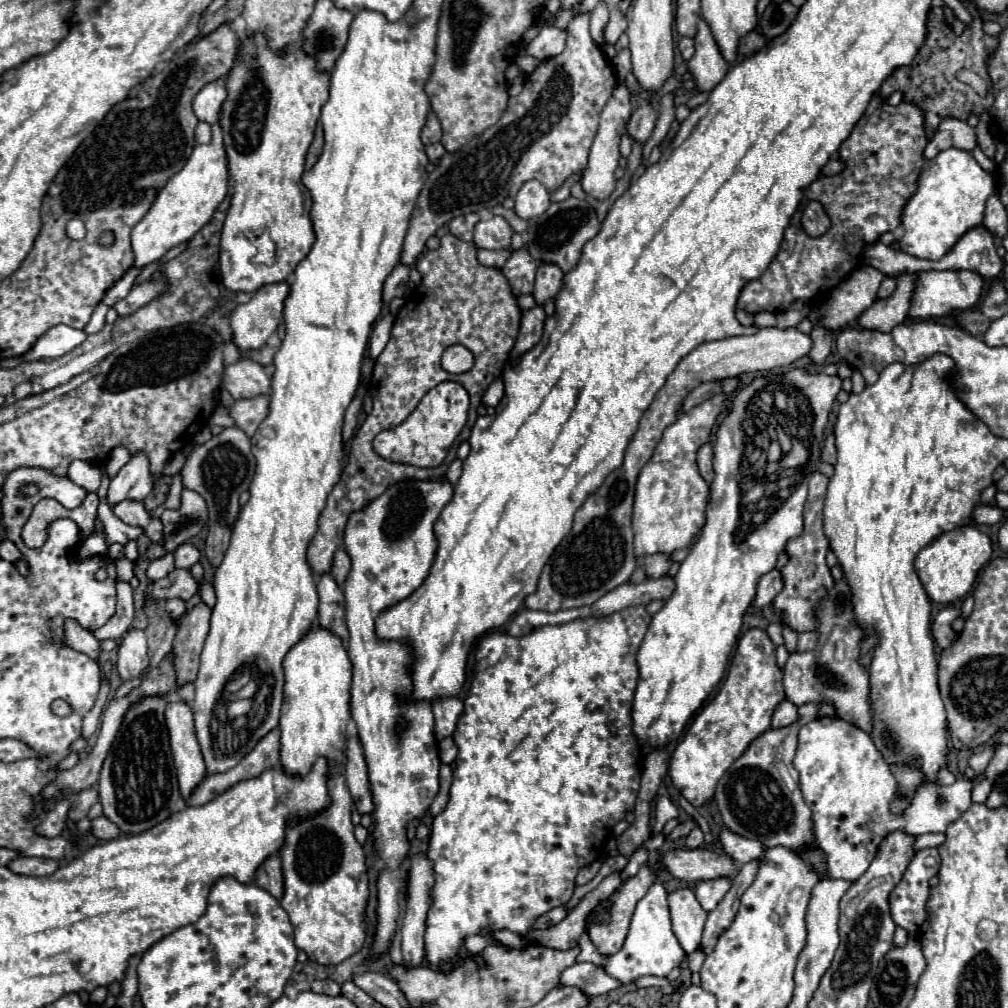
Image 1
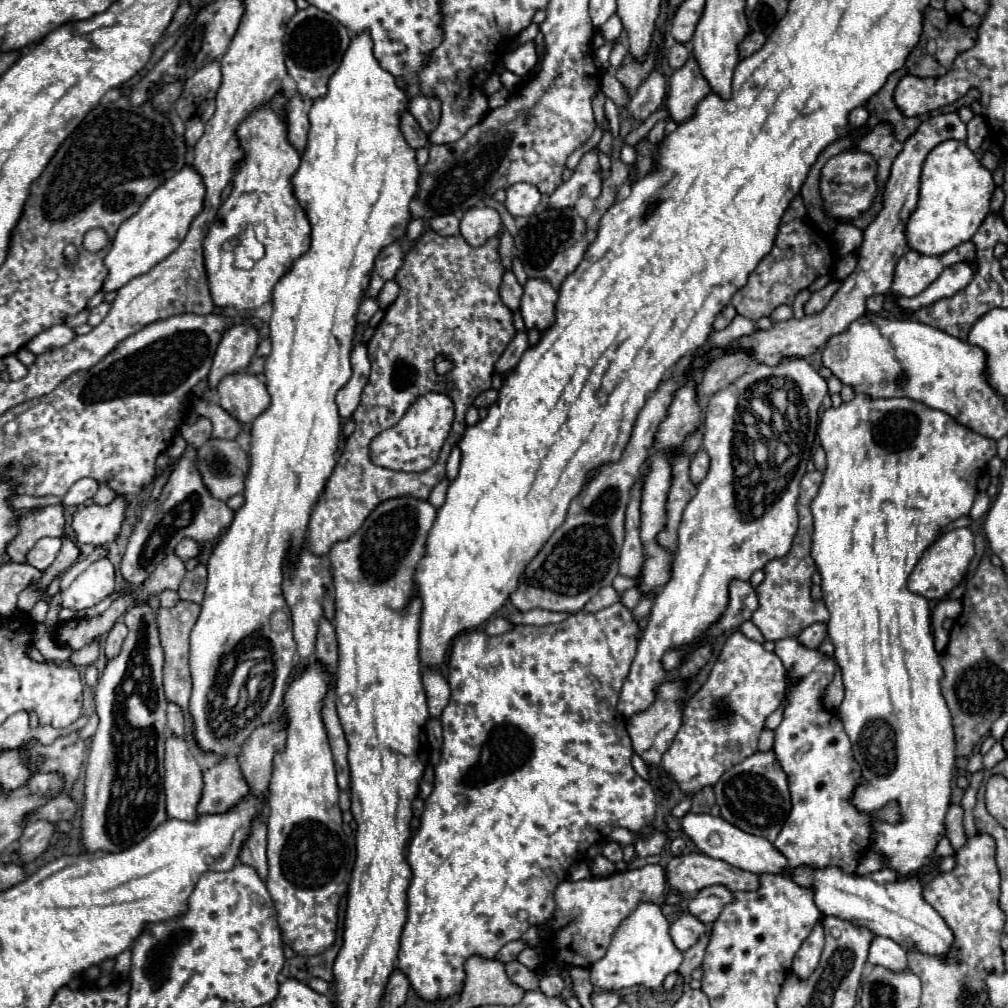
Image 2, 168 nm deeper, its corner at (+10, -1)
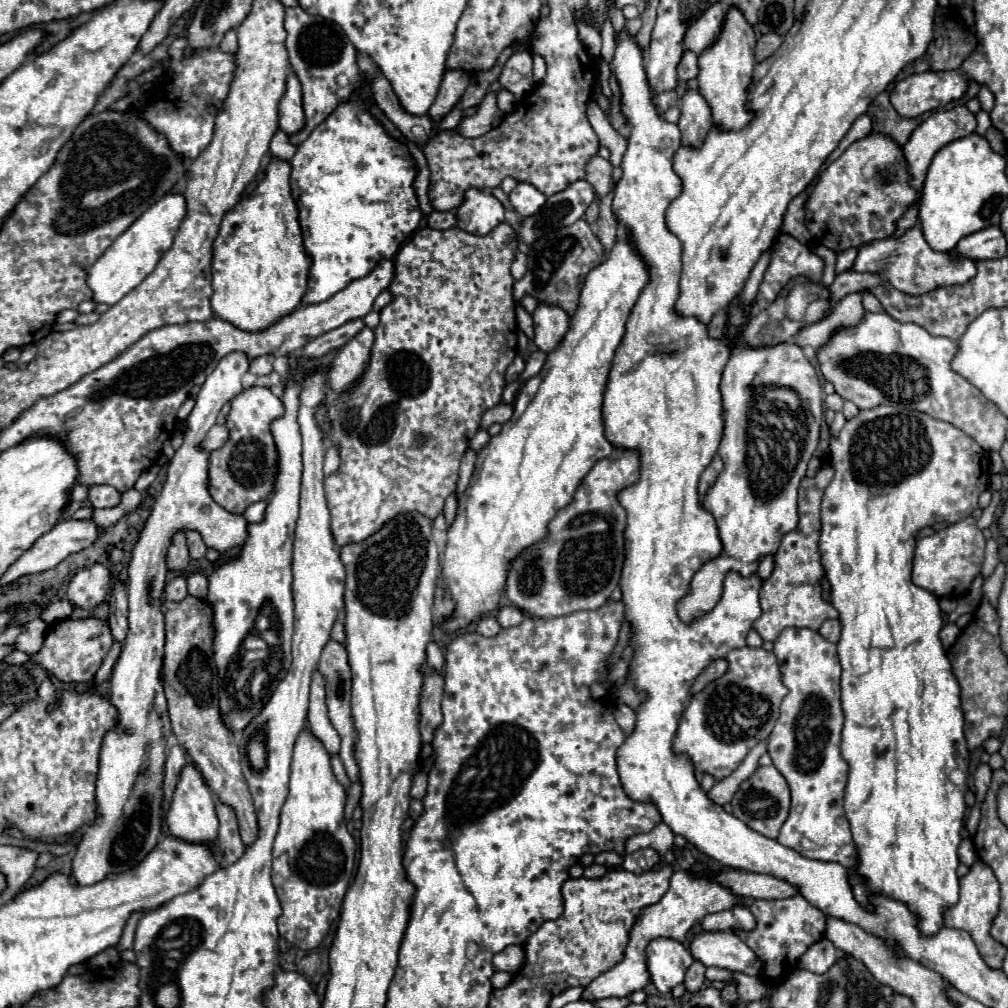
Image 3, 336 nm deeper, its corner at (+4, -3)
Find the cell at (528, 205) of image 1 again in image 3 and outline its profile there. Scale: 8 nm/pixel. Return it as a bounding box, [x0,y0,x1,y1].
[510,182,546,218]

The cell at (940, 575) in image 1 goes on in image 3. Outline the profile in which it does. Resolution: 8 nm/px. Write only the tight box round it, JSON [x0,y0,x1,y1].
[912,516,984,598]

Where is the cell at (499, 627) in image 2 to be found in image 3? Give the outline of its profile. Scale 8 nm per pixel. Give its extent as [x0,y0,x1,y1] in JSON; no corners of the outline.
[476,616,500,636]

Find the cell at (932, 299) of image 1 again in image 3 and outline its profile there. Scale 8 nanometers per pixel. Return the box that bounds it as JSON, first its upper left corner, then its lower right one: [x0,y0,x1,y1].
[854,226,976,296]

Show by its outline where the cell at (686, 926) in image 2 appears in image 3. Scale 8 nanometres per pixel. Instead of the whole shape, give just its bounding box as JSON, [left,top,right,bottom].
[690,932,762,976]

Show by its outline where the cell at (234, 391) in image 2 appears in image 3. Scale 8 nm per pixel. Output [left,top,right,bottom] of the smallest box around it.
[208,386,284,514]

